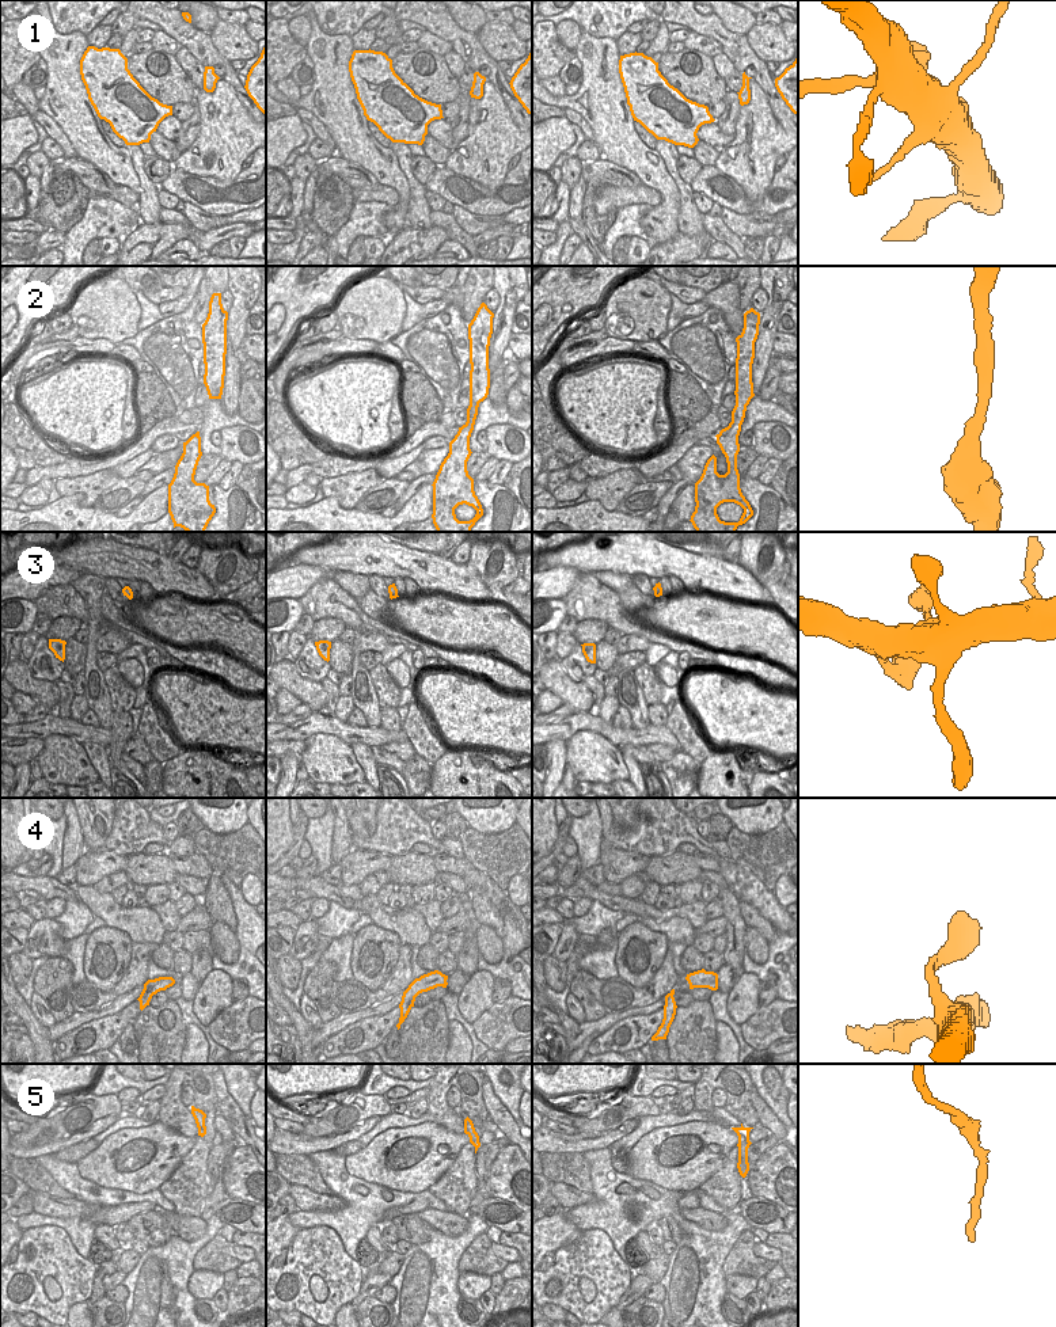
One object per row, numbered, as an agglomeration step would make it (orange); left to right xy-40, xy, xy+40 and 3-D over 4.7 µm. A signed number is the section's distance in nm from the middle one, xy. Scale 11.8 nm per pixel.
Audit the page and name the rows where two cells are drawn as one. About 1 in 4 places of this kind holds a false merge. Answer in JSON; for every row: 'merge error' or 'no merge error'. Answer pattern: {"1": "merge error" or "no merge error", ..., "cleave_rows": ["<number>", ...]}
{"1": "no merge error", "2": "no merge error", "3": "no merge error", "4": "no merge error", "5": "no merge error", "cleave_rows": []}

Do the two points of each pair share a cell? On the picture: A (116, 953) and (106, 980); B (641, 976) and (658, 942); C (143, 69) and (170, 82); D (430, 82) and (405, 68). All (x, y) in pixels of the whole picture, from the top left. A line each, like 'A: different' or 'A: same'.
A: same
B: same
C: same
D: same

